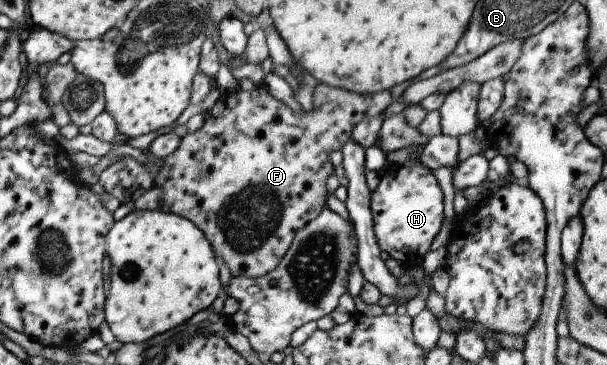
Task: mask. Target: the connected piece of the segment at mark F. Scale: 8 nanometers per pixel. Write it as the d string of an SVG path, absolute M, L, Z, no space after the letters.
M263 82L259 85L254 85L248 91L236 88L231 92L221 92L220 97L217 98L212 107L206 110L203 115L205 116L205 126L201 130L193 134L189 133L186 137L183 137L179 148L164 159L163 166L159 168L158 175L155 177L155 185L159 185L164 190L162 208L165 212L188 217L200 229L204 229L204 233L208 236L212 247L215 249L216 256L220 256L221 260L227 265L231 277L257 278L258 276L263 276L279 264L285 251L289 248L294 234L310 220L313 220L321 212L321 209L326 206L325 199L327 194L325 182L327 182L327 176L333 173L334 170L329 162L329 154L333 150L340 150L350 139L350 132L358 122L361 122L363 119L381 117L381 114L388 110L390 105L391 95L389 94L390 91L381 91L370 95L360 95L343 90L342 88L335 88L317 82L313 88L312 109L304 111L301 108L299 112L293 112L284 103L281 103L277 96L273 96L273 92L267 93L265 83Z

